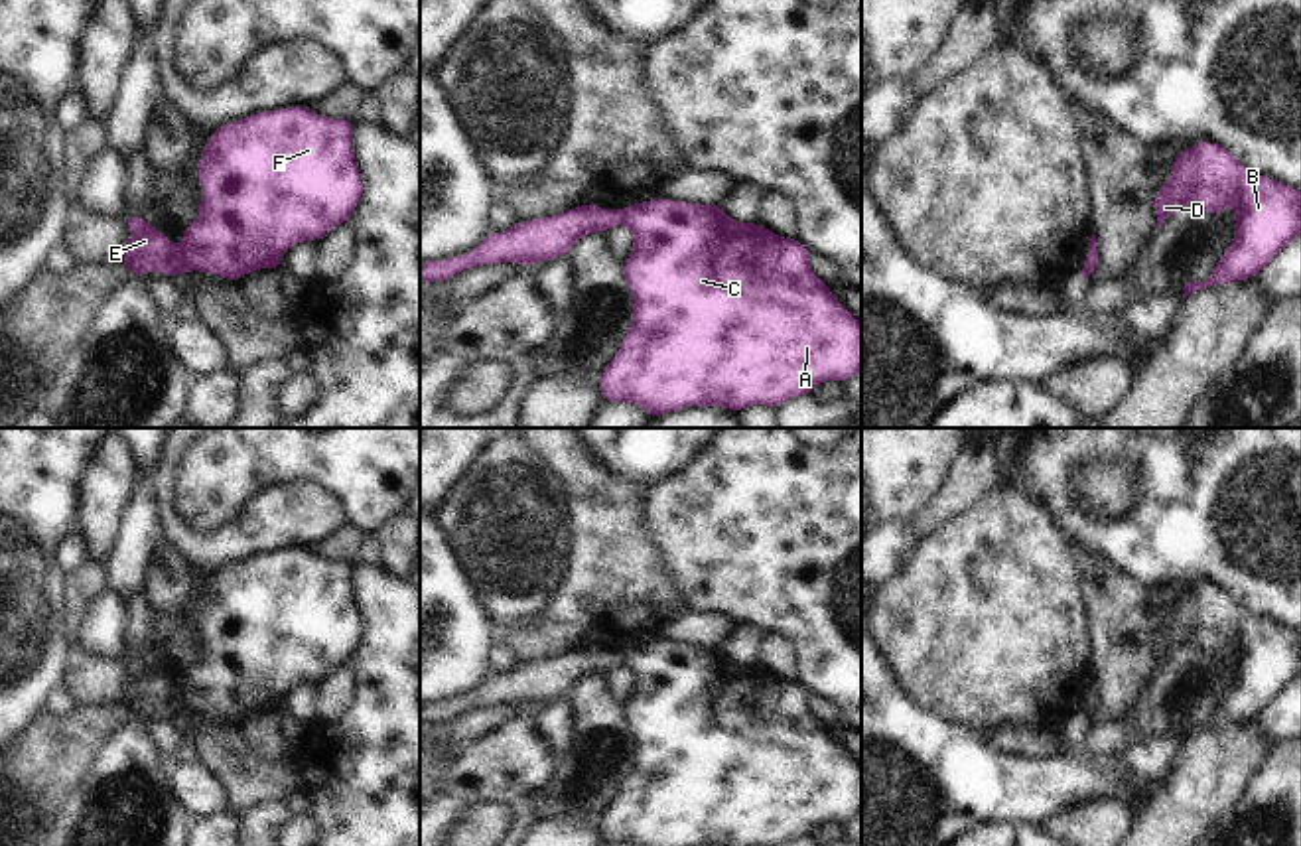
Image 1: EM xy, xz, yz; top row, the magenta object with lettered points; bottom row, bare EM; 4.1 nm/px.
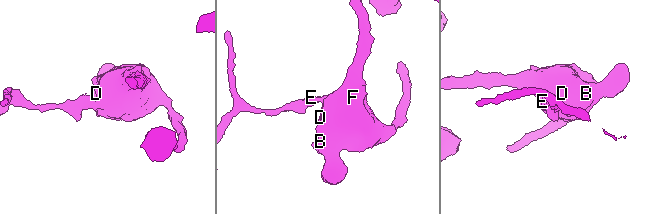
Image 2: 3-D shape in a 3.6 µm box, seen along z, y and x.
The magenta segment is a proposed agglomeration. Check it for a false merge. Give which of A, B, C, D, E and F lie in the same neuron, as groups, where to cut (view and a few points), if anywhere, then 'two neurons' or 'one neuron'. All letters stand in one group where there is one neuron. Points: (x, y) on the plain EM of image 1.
A B C D F / E; cut in xy along (178, 695), (184, 712); two neurons

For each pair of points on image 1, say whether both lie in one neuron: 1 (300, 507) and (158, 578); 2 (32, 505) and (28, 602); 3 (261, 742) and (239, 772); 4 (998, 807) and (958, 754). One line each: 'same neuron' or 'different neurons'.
1: different neurons
2: same neuron
3: different neurons
4: same neuron

